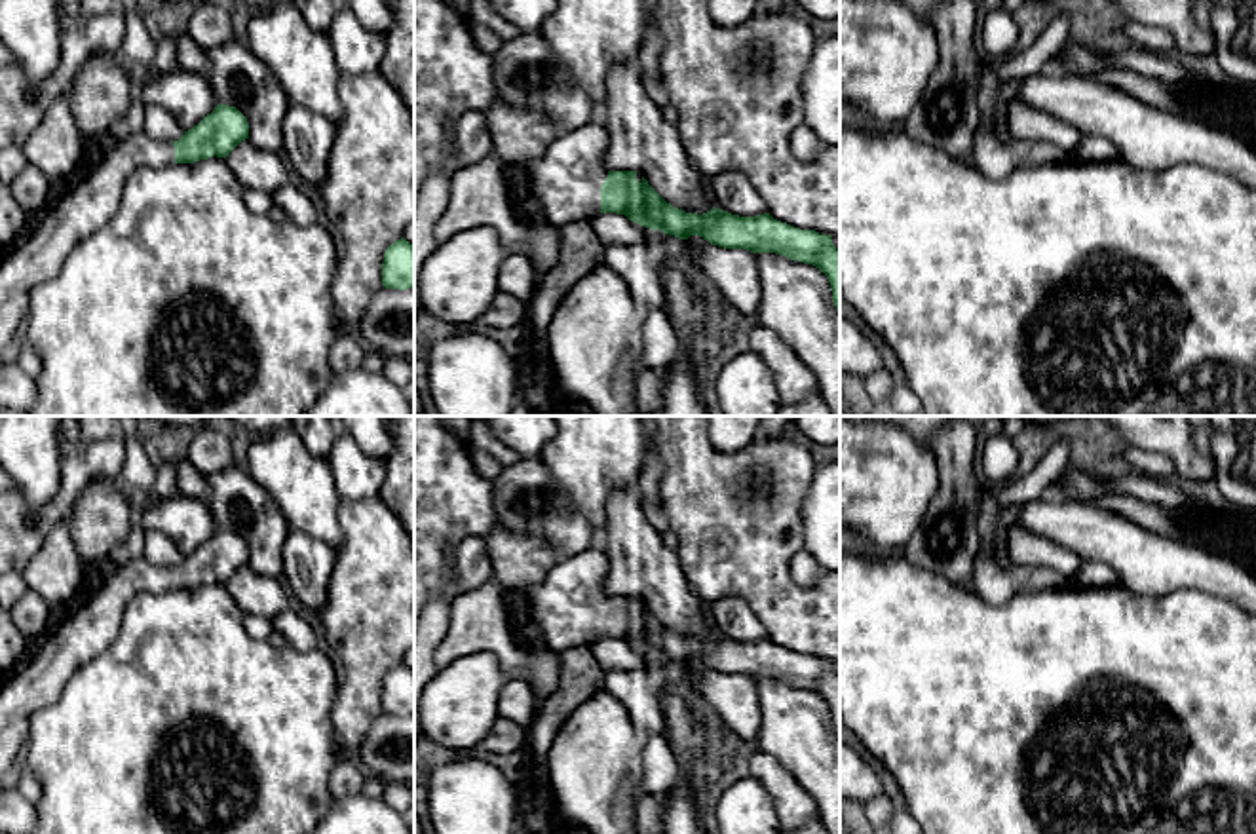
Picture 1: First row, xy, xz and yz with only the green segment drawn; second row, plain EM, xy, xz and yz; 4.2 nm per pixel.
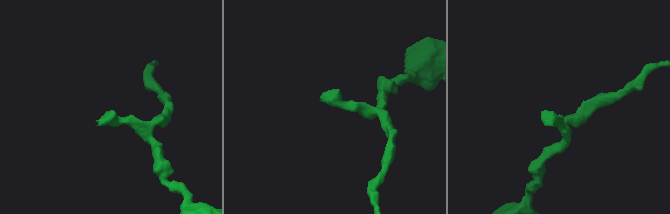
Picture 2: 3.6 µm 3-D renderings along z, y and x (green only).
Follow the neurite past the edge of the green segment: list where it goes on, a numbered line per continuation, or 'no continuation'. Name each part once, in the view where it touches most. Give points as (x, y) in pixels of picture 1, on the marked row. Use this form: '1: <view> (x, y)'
1: xz (567, 179)

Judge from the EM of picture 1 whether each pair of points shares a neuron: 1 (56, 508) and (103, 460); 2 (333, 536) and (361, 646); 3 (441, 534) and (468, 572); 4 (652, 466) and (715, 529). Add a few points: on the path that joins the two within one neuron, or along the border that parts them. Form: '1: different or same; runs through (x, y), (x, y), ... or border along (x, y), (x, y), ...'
1: same; runs through (67, 494), (90, 470)
2: different; border along (339, 508), (337, 521), (342, 546), (337, 553)
3: different; border along (455, 555), (456, 580), (462, 591)
4: different; border along (654, 435), (662, 460), (662, 506)

